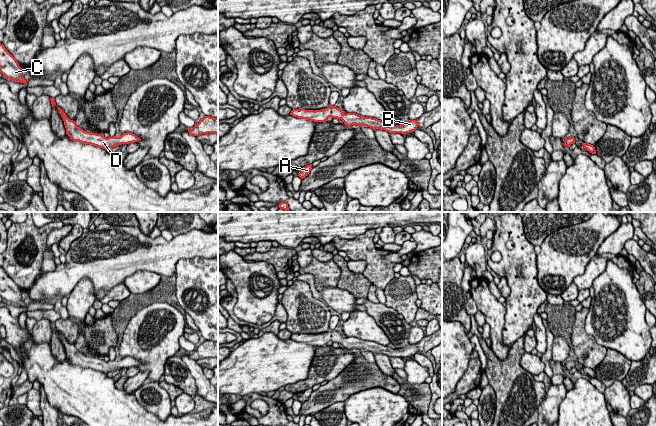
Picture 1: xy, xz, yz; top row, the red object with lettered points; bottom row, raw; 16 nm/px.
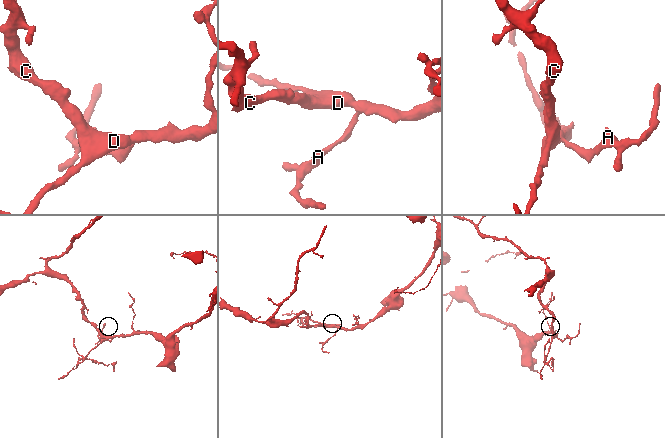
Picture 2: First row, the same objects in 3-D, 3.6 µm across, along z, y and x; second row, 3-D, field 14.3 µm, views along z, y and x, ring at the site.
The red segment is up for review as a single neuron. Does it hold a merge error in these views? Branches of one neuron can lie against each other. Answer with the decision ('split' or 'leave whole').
leave whole

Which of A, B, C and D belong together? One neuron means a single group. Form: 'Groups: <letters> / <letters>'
Groups: A B C D

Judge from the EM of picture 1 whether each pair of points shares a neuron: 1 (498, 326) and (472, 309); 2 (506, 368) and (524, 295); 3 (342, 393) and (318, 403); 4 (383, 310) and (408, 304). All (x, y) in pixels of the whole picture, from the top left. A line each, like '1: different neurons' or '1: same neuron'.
1: different neurons
2: different neurons
3: same neuron
4: different neurons

